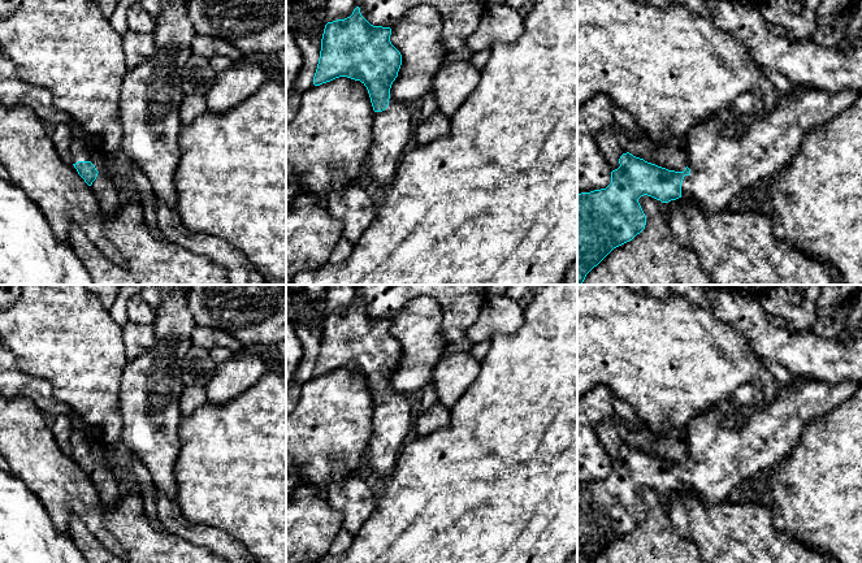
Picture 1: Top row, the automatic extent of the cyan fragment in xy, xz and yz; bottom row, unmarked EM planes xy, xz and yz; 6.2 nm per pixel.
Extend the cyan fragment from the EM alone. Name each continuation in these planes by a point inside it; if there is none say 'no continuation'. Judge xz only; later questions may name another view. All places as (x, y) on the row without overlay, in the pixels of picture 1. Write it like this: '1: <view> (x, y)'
1: xz (393, 419)

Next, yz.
1: yz (720, 457)

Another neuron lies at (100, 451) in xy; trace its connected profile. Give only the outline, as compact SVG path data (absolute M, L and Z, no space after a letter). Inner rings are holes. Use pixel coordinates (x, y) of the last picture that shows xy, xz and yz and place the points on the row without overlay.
M107 443L92 446L91 454L99 464L104 464L112 471L114 478L120 482L122 493L139 494L138 484L131 473L131 469L121 468L112 462Z

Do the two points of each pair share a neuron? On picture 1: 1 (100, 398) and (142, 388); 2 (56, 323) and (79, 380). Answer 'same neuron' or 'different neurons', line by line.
1: different neurons
2: same neuron

